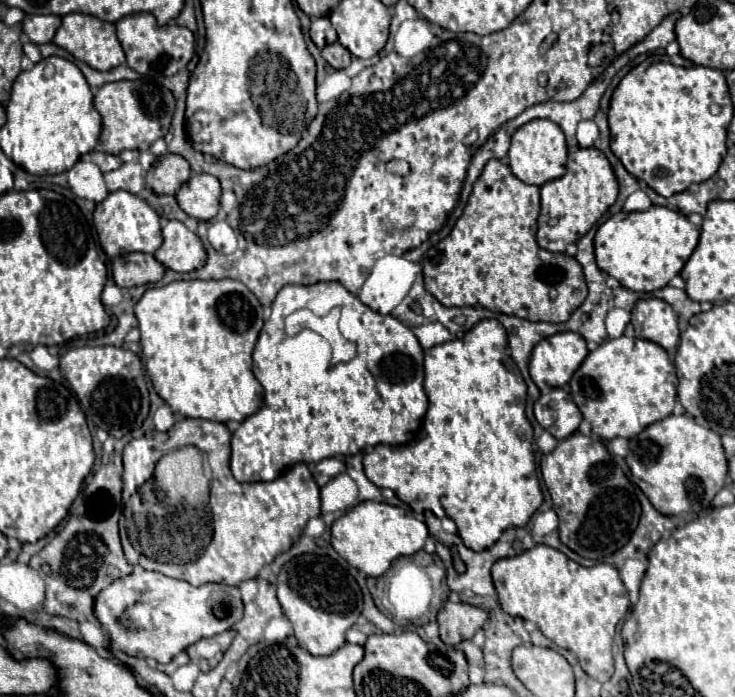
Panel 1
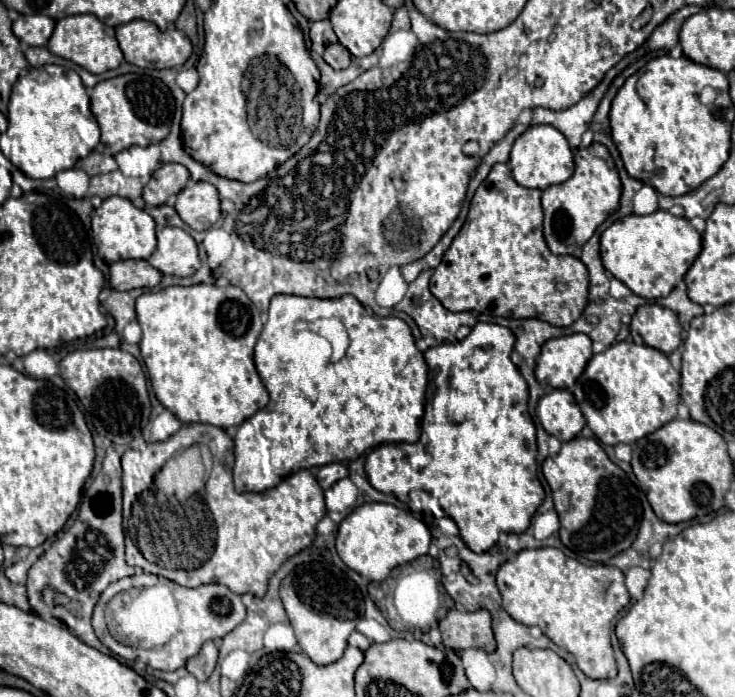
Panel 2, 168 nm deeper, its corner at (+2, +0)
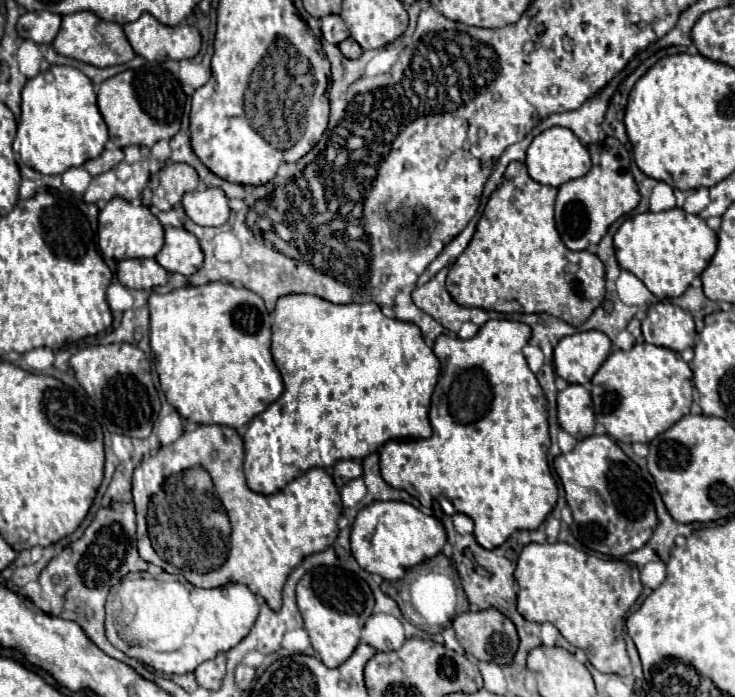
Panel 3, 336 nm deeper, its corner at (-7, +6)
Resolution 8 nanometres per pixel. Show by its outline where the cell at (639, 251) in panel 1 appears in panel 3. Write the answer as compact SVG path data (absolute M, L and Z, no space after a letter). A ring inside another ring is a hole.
M676 207L660 213L648 211L626 219L614 235L614 245L622 269L634 273L658 299L674 299L708 267L716 253L718 237L700 215L690 215Z

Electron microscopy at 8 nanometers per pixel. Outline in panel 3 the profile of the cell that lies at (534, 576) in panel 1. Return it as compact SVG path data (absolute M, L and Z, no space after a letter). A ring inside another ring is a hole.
M528 543L518 557L514 577L520 585L518 611L524 619L552 623L568 643L588 655L598 671L632 673L626 643L622 643L622 623L642 593L636 565L622 559L594 557L568 543Z

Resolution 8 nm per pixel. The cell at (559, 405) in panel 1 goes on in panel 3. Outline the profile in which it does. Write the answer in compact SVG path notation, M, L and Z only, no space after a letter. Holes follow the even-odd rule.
M570 385L558 393L558 423L576 439L594 433L594 409L590 391L582 385Z

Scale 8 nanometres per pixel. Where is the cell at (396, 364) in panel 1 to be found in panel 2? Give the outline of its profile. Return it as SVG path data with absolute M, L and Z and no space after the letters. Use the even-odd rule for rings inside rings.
M277 295L269 305L269 319L259 335L253 359L255 359L257 373L269 391L271 401L263 409L265 413L255 413L247 421L243 421L235 435L233 479L235 479L235 489L241 493L271 489L279 483L279 479L299 469L321 467L333 461L349 463L381 443L415 443L419 439L419 425L423 417L421 407L425 405L427 363L423 359L423 353L415 347L415 339L411 335L409 325L399 317L371 315L353 295L343 295L337 299ZM293 325L297 331L311 329L323 335L333 345L329 365L325 370L319 367L315 371L307 369L305 373L301 371L291 373L291 357L281 357L283 355L281 351L283 347L287 347L287 341L273 341L273 333L283 333L283 337L287 337L295 333Z

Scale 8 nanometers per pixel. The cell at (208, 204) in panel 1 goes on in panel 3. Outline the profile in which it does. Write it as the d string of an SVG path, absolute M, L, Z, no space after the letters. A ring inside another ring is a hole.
M196 189L182 199L186 215L204 227L220 227L228 221L230 207L222 189Z

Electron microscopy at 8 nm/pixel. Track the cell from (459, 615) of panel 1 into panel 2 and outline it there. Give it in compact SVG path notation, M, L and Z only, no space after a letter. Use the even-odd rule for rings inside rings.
M451 609L439 621L439 631L443 635L443 645L453 651L469 647L479 647L483 651L495 649L491 615L483 609L475 613L461 613L457 609Z

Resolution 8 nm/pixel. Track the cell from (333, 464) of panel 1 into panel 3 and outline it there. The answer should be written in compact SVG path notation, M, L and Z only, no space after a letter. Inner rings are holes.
M338 461L334 465L334 471L332 471L332 477L334 477L334 483L338 487L344 487L348 481L356 479L362 475L362 465L358 461Z

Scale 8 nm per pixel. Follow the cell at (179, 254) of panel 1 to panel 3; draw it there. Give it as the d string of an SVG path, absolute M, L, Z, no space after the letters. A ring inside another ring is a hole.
M166 227L164 247L156 255L156 261L168 273L180 273L184 277L190 277L202 267L204 253L192 233L188 233L186 229Z

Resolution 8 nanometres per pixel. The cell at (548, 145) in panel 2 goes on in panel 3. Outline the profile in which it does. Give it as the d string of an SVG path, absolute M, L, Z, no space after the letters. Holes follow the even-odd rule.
M552 127L546 129L544 133L540 133L526 155L526 167L528 167L528 175L542 183L542 185L550 185L550 187L560 187L562 183L570 181L570 179L578 179L582 175L586 175L592 167L590 163L590 155L588 149L578 141L578 137L566 129L566 127Z

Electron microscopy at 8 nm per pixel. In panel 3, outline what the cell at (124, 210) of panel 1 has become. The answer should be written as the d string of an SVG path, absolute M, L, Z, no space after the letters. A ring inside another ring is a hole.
M112 199L100 211L100 225L98 225L98 247L104 257L114 261L122 259L148 259L156 257L164 245L164 229L156 215L144 205L134 205L124 199Z

